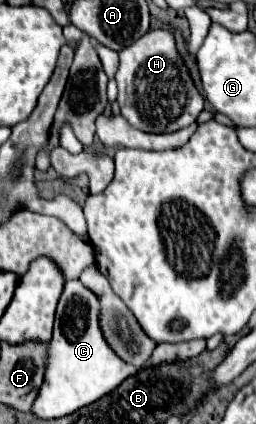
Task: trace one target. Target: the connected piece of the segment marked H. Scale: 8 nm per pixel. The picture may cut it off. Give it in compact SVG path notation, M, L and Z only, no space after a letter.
M170 29L148 31L136 43L122 49L116 83L122 115L130 125L146 133L174 133L194 123L204 109L204 97L196 89L182 55L176 51L176 39Z

